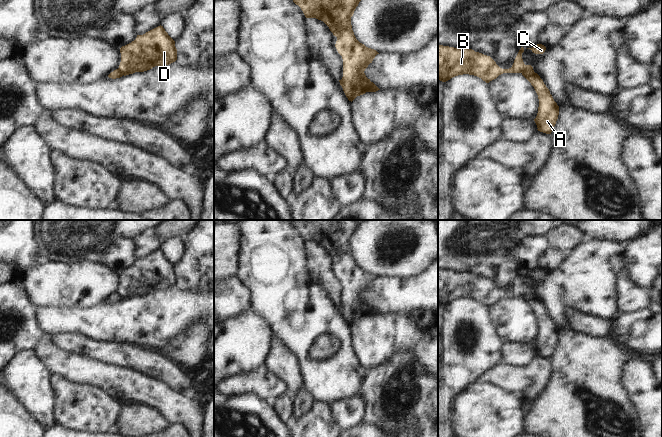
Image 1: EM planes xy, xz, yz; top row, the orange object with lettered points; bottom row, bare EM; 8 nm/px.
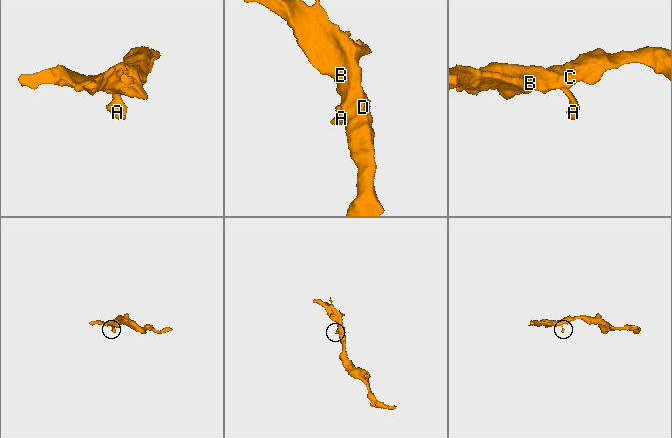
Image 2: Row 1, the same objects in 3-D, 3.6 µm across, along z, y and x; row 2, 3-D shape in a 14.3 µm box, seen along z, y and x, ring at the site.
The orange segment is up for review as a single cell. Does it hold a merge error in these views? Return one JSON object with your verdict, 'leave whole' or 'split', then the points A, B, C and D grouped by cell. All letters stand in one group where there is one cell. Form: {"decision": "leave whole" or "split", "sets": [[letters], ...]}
{"decision": "split", "sets": [["A"], ["B", "C", "D"]]}

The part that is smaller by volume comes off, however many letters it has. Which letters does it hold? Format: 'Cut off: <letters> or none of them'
Cut off: A.

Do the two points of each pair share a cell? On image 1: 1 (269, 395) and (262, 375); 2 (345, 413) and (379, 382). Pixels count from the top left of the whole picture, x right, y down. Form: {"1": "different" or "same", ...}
{"1": "same", "2": "different"}

